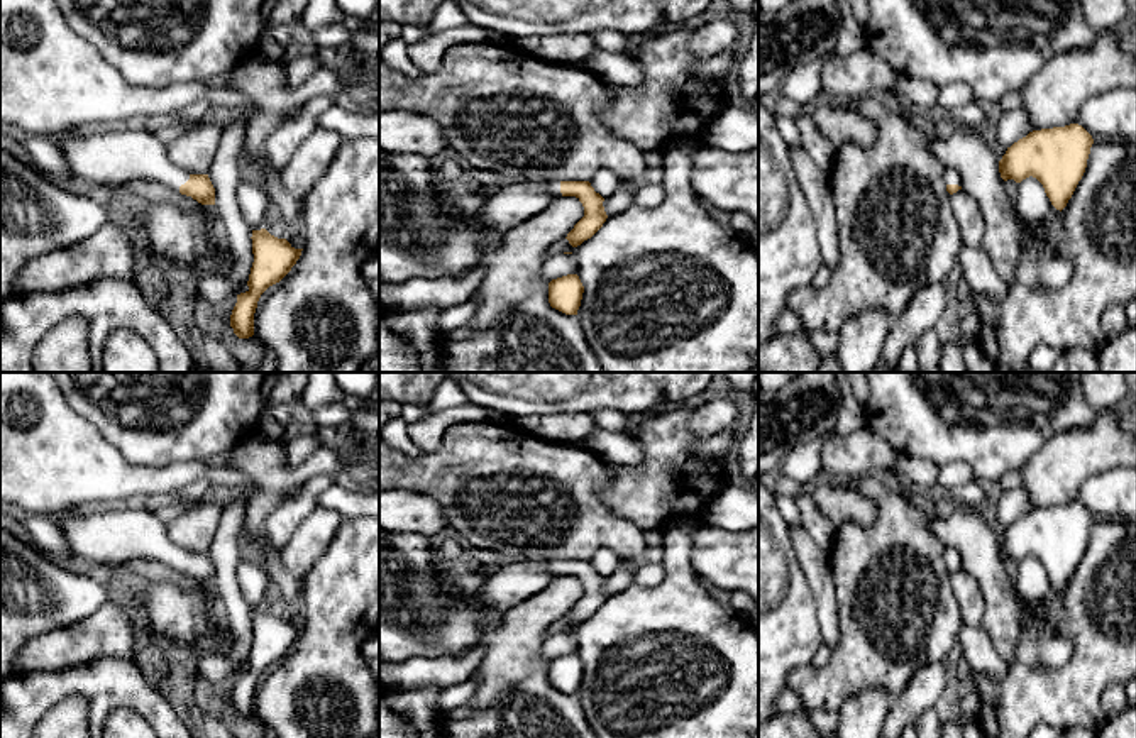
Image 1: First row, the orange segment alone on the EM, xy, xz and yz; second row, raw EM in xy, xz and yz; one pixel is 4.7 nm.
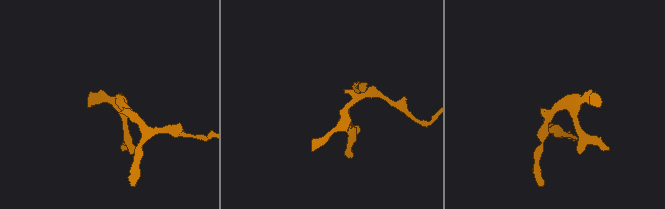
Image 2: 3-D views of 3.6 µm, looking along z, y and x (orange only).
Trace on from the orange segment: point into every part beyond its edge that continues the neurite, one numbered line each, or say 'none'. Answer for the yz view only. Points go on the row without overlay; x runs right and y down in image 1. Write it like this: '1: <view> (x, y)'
1: yz (950, 554)

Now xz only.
1: xz (552, 566)

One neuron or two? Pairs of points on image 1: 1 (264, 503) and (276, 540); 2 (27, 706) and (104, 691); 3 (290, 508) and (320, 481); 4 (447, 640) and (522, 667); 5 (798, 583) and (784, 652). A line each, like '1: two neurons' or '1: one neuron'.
1: two neurons
2: one neuron
3: one neuron
4: two neurons
5: one neuron

